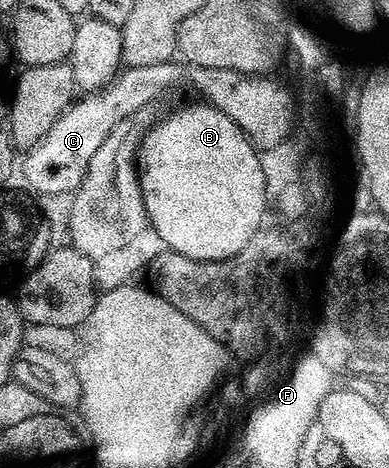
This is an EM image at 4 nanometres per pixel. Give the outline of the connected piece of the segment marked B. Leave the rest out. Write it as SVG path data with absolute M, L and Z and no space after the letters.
M211 105L184 111L158 124L145 134L140 148L140 182L150 225L154 226L169 250L189 259L227 259L263 226L262 214L268 210L260 151L231 117Z

